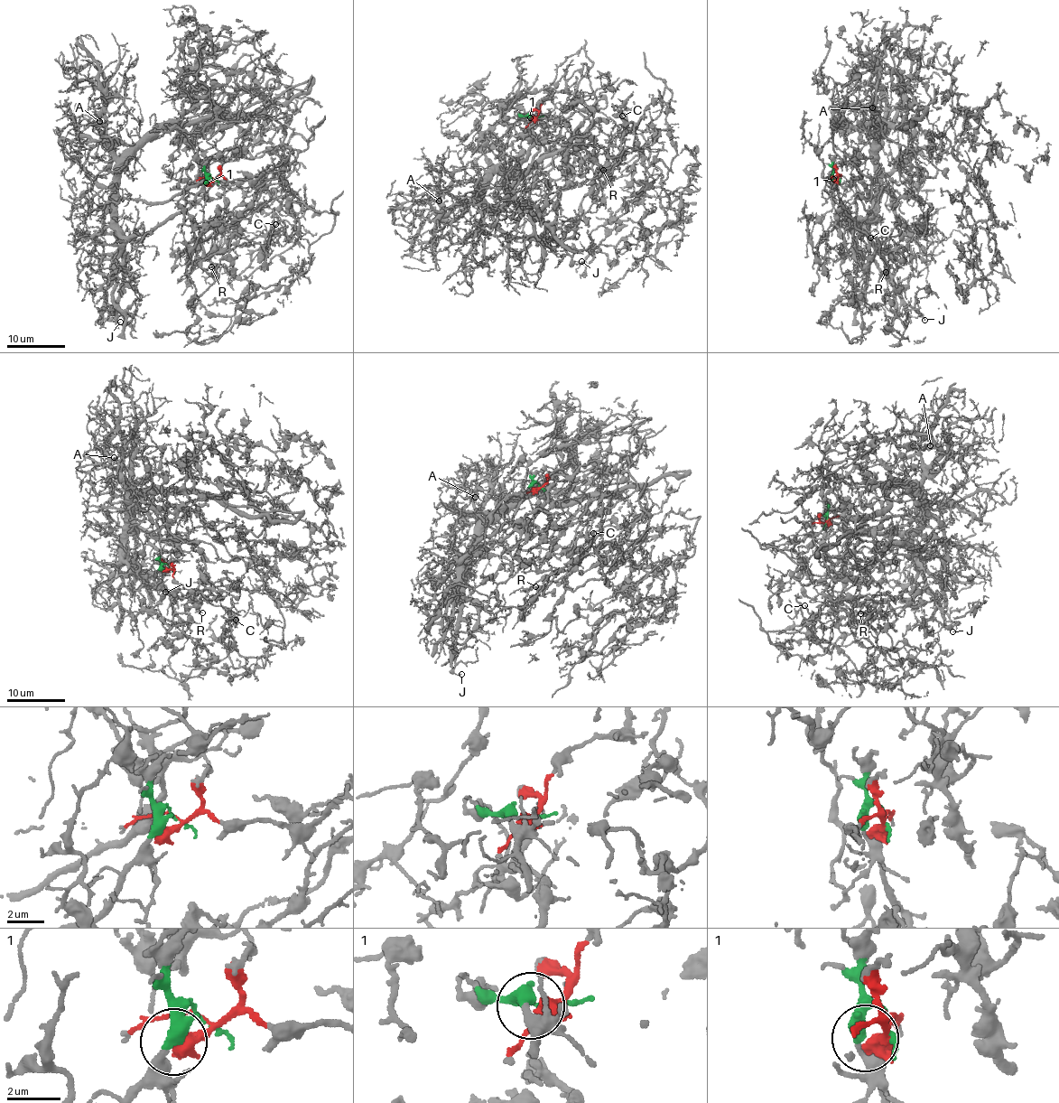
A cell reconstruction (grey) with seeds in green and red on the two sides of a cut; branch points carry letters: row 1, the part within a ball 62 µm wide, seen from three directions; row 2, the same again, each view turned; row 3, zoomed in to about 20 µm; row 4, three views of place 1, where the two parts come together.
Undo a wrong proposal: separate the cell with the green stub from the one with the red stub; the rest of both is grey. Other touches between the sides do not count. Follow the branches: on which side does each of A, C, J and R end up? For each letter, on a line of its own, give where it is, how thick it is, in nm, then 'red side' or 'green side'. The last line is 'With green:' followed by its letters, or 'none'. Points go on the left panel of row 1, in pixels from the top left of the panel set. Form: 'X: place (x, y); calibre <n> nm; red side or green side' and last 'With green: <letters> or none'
A: place (99, 121); calibre 110 nm; green side
C: place (275, 224); calibre 80 nm; red side
J: place (120, 322); calibre 130 nm; green side
R: place (211, 266); calibre 160 nm; red side
With green: A, J

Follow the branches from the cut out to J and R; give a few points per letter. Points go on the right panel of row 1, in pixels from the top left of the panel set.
J: (839, 176), (836, 172), (833, 174), (833, 185), (848, 221), (861, 229), (885, 265), (888, 281), (924, 320)
R: (839, 176), (828, 179), (851, 163), (915, 191), (931, 230), (925, 238), (896, 215), (902, 239), (886, 273)

